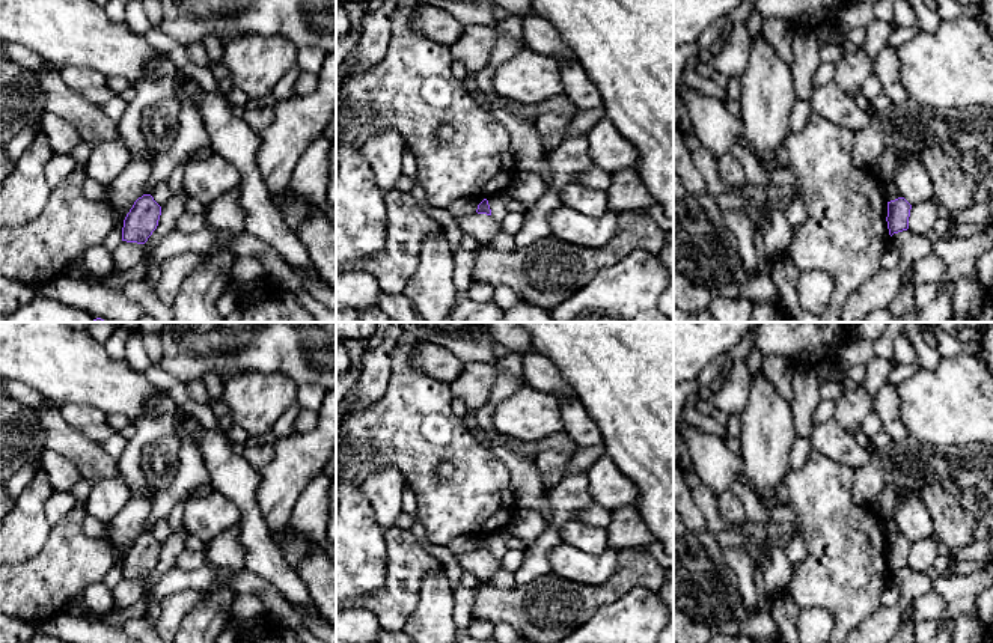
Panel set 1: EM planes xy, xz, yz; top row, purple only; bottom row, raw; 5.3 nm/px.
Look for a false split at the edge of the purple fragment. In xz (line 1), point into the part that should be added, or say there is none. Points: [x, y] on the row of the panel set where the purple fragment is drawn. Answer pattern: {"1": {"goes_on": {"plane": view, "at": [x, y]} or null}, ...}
{"1": {"goes_on": null}}

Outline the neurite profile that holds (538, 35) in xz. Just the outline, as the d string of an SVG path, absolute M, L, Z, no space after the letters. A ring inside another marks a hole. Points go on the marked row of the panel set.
M527 15L521 21L524 47L541 54L565 57L568 62L576 59L559 32L544 18Z

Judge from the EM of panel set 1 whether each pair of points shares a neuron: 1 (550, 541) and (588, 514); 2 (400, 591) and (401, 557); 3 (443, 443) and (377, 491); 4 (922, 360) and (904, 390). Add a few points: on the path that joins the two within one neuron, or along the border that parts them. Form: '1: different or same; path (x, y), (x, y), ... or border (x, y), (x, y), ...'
1: different; border (594, 502), (571, 520)
2: same; path (400, 583), (401, 565)
3: different; border (365, 479), (381, 467), (394, 467), (406, 485)
4: different; border (942, 357), (931, 368), (919, 368)

